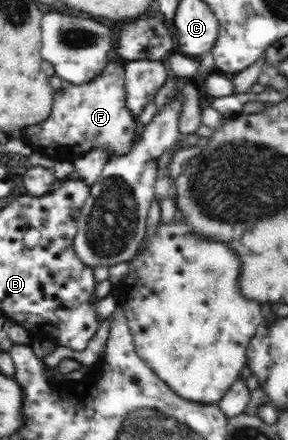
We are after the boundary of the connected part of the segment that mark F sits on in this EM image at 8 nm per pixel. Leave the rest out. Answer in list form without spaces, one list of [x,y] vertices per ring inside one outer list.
[[[109,62],[101,75],[81,85],[62,80],[56,74],[49,81],[54,89],[51,115],[44,122],[29,126],[22,132],[22,137],[34,153],[55,161],[73,162],[95,149],[110,147],[116,157],[132,149],[141,127],[126,109],[125,70],[122,66]]]

